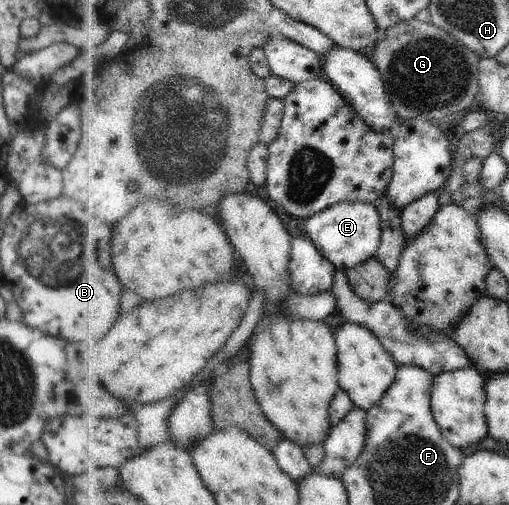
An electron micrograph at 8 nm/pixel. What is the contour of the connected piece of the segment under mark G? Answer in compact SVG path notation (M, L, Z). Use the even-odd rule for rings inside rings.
M417 17L399 22L386 30L374 48L373 61L384 75L388 94L402 121L442 120L468 110L474 100L477 102L481 91L479 64L482 57L437 24Z

